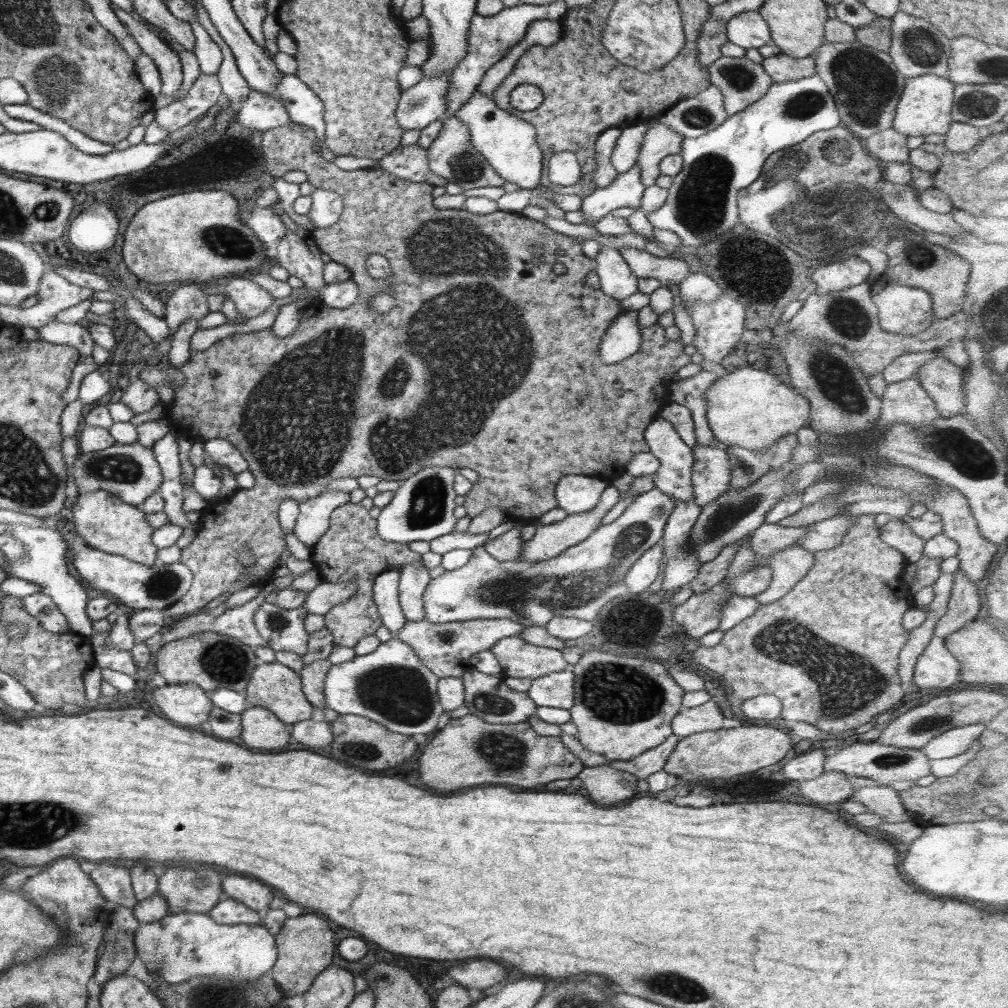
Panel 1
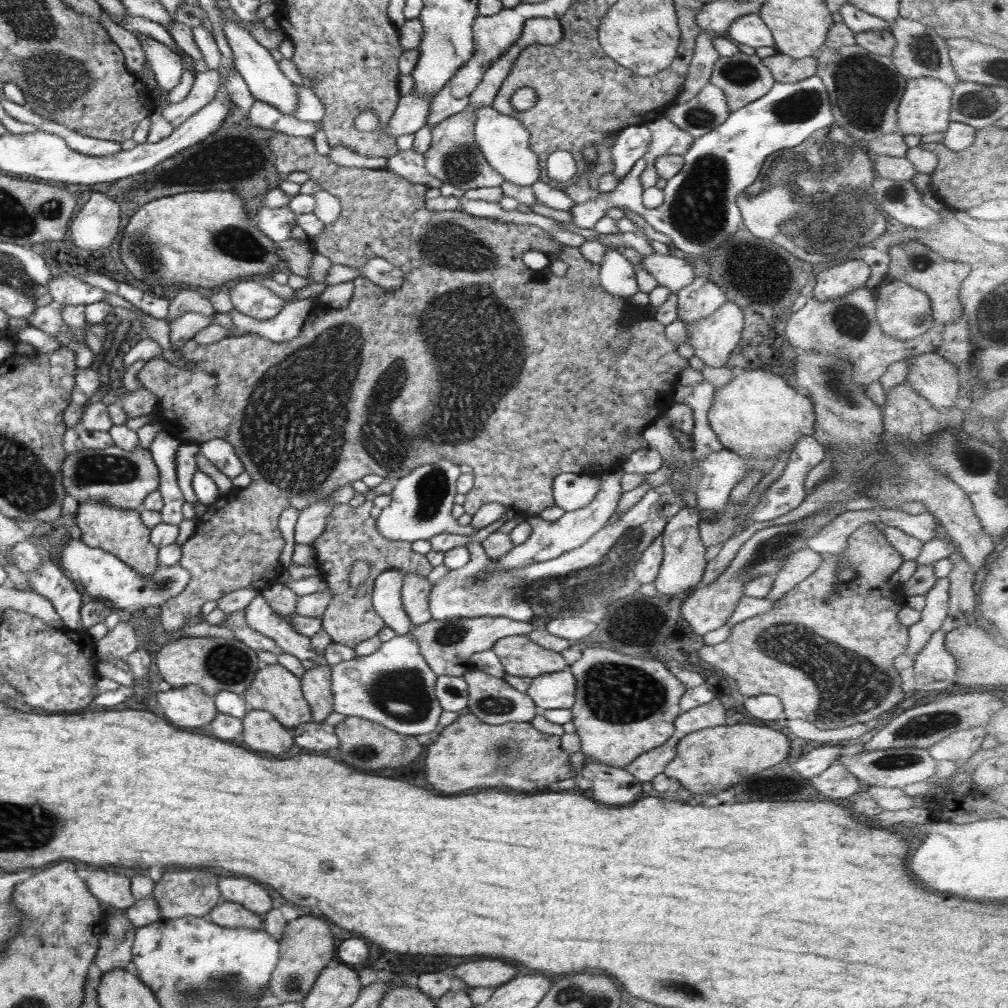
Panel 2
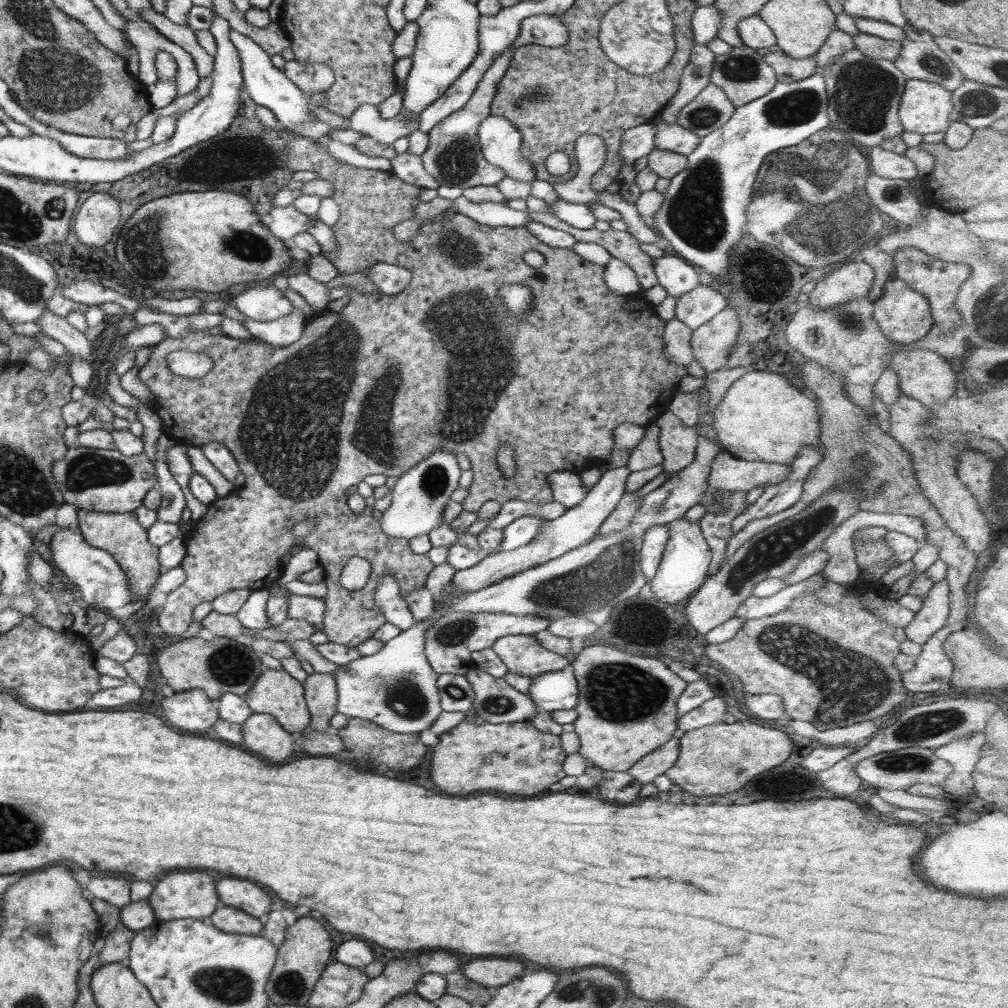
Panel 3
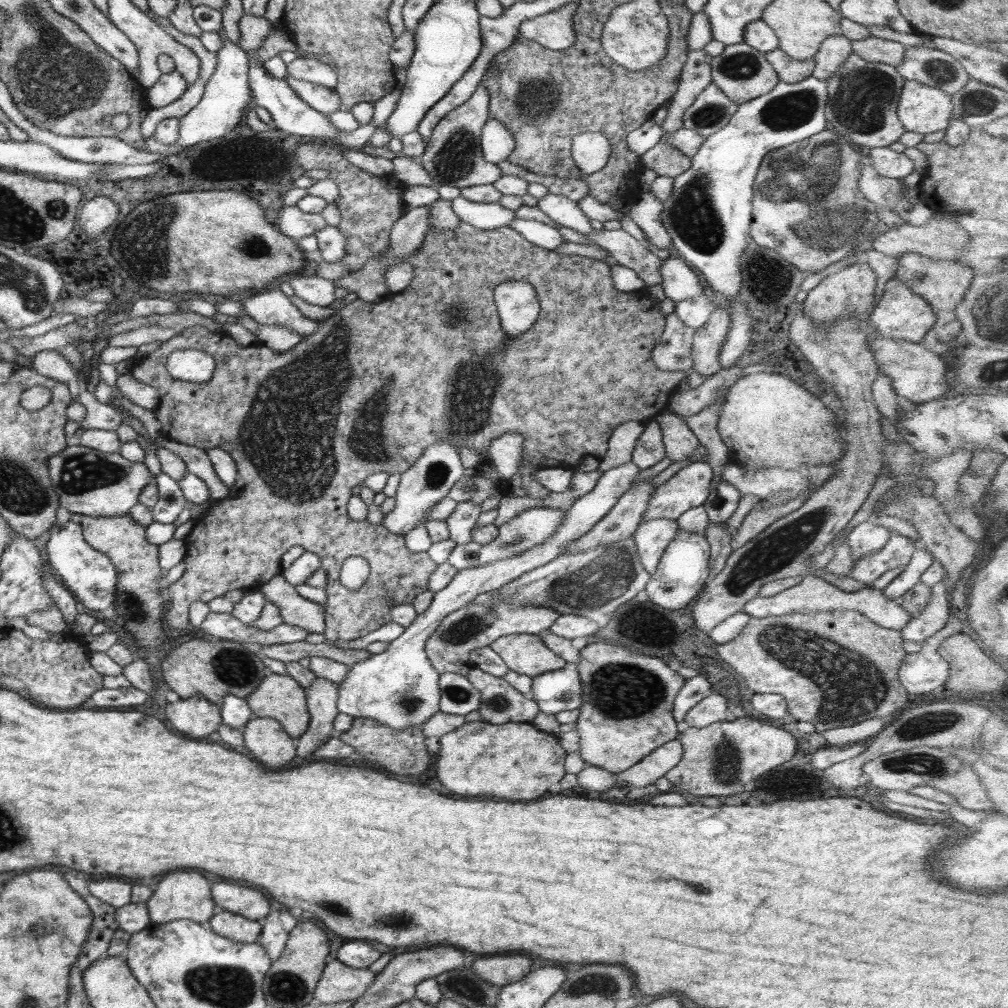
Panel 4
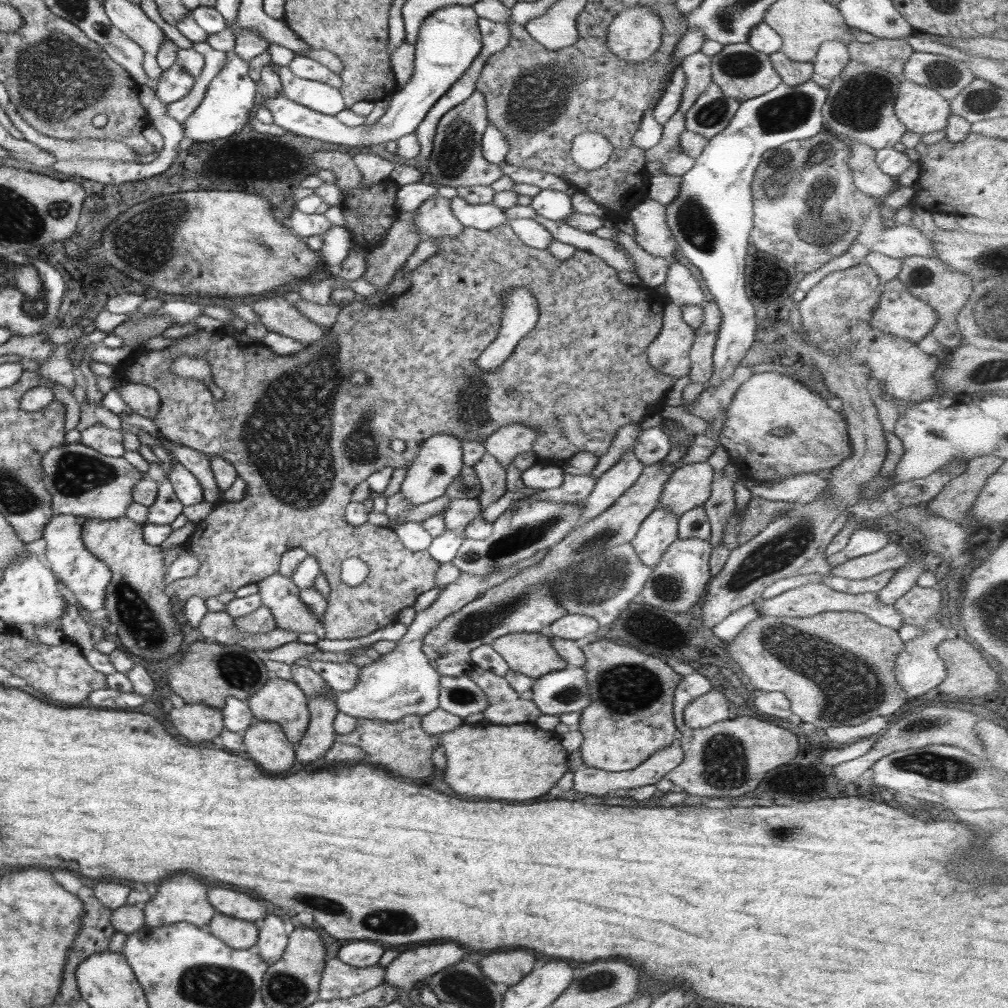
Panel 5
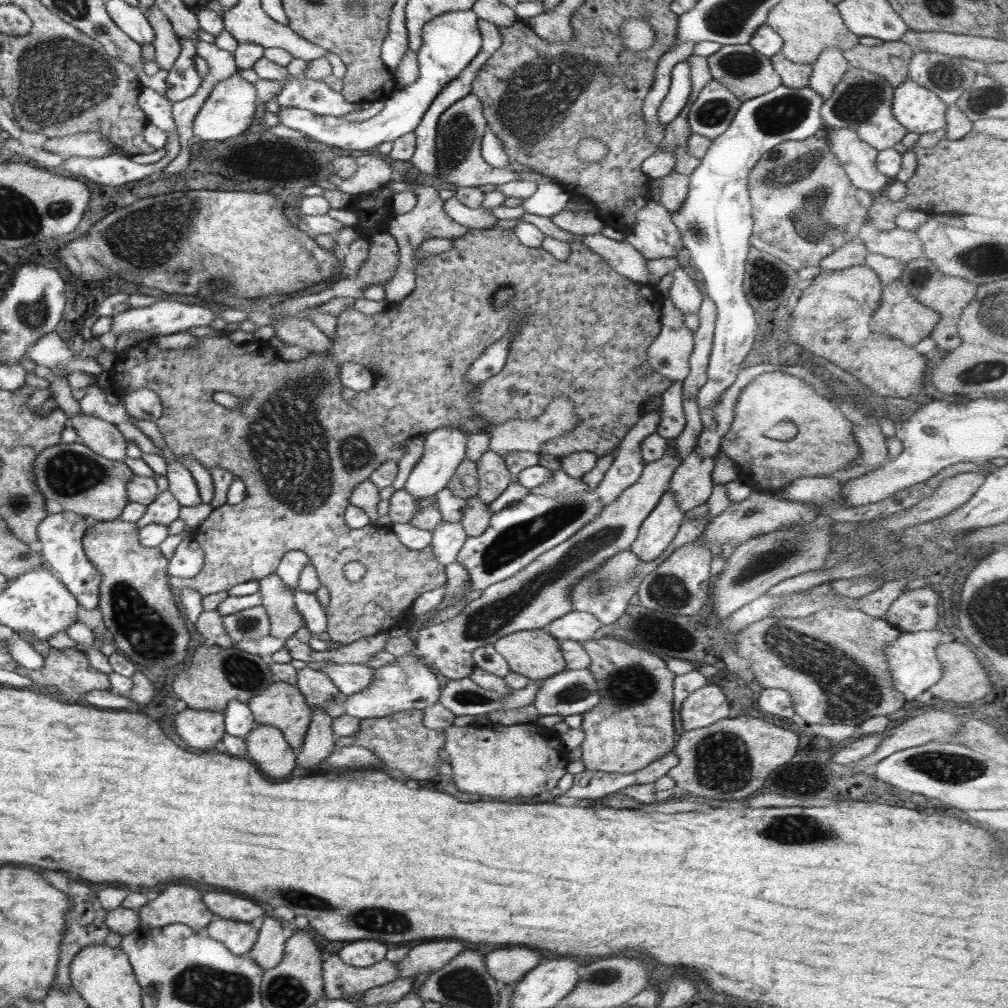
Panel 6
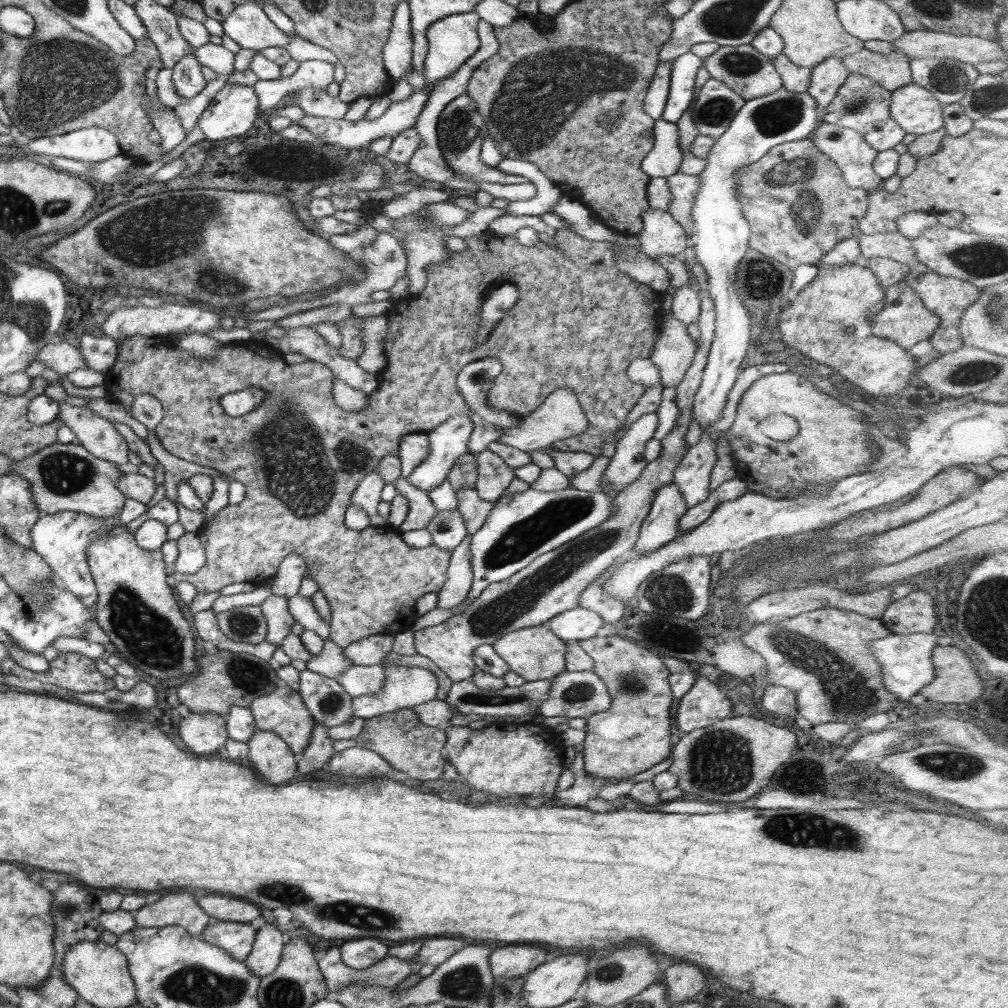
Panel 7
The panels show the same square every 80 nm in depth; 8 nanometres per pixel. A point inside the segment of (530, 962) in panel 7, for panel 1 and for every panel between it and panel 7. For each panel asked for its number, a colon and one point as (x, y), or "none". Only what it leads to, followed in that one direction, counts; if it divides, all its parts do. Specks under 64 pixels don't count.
1: (481, 974)
2: (487, 973)
3: (496, 973)
4: (498, 970)
5: (506, 969)
6: (507, 966)

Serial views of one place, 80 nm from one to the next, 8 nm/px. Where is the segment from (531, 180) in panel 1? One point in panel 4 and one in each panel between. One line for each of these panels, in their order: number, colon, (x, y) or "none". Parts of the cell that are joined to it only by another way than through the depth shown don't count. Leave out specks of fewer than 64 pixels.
2: (504, 141)
3: (500, 141)
4: (497, 142)

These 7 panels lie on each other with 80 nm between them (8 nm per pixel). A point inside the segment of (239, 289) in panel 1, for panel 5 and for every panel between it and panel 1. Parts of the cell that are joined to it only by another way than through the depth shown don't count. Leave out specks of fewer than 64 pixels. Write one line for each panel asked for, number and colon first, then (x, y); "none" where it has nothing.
2: (251, 298)
3: (264, 302)
4: (270, 307)
5: (275, 313)

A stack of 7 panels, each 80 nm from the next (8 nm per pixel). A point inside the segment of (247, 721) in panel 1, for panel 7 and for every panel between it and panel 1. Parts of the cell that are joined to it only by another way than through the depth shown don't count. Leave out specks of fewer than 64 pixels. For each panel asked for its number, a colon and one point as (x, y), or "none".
2: (262, 733)
3: (262, 735)
4: (264, 739)
5: (264, 742)
6: (267, 748)
7: (270, 757)

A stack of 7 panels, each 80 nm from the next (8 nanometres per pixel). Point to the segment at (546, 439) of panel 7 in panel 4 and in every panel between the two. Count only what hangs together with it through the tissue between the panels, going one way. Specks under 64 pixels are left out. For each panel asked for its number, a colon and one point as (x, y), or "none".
4: (505, 452)
5: (504, 444)
6: (559, 417)

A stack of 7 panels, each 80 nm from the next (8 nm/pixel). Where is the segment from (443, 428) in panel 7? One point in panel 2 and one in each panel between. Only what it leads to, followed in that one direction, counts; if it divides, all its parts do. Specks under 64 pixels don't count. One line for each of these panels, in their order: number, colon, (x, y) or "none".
2: (421, 502)
3: (419, 497)
4: (429, 479)
5: (440, 459)
6: (445, 448)

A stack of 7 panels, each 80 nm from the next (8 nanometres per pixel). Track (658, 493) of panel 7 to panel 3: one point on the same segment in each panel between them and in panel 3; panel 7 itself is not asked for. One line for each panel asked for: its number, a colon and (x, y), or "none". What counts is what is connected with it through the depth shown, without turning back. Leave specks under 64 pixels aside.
3: (655, 538)
4: (651, 537)
5: (659, 529)
6: (657, 531)

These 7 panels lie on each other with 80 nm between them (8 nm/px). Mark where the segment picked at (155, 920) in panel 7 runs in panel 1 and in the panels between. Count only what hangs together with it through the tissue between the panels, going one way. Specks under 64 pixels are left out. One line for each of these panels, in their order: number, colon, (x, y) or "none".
1: (186, 890)
2: (178, 893)
3: (177, 895)
4: (183, 895)
5: (179, 899)
6: (178, 904)

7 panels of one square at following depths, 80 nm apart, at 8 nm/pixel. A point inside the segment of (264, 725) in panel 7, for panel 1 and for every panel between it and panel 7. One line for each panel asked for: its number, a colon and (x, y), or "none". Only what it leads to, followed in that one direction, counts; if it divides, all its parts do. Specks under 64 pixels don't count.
1: (274, 686)
2: (274, 689)
3: (275, 692)
4: (278, 696)
5: (282, 701)
6: (282, 705)

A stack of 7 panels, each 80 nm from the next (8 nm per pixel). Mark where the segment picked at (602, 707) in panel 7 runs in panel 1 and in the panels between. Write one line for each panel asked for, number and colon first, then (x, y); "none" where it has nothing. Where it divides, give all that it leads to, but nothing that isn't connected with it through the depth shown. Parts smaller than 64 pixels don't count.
1: (556, 690)
2: (553, 690)
3: (558, 690)
4: (556, 691)
5: (563, 691)
6: (569, 692)

